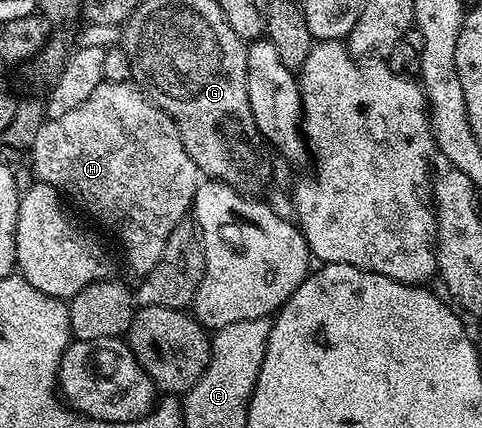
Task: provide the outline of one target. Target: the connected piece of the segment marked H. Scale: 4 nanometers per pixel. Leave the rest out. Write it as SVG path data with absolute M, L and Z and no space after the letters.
M104 79L83 106L75 106L63 118L46 119L35 134L31 155L37 175L34 177L61 193L66 201L74 200L91 219L114 232L125 251L126 262L137 274L155 270L171 230L190 215L199 183L197 167L183 146L183 138L179 138L177 123L129 80Z

